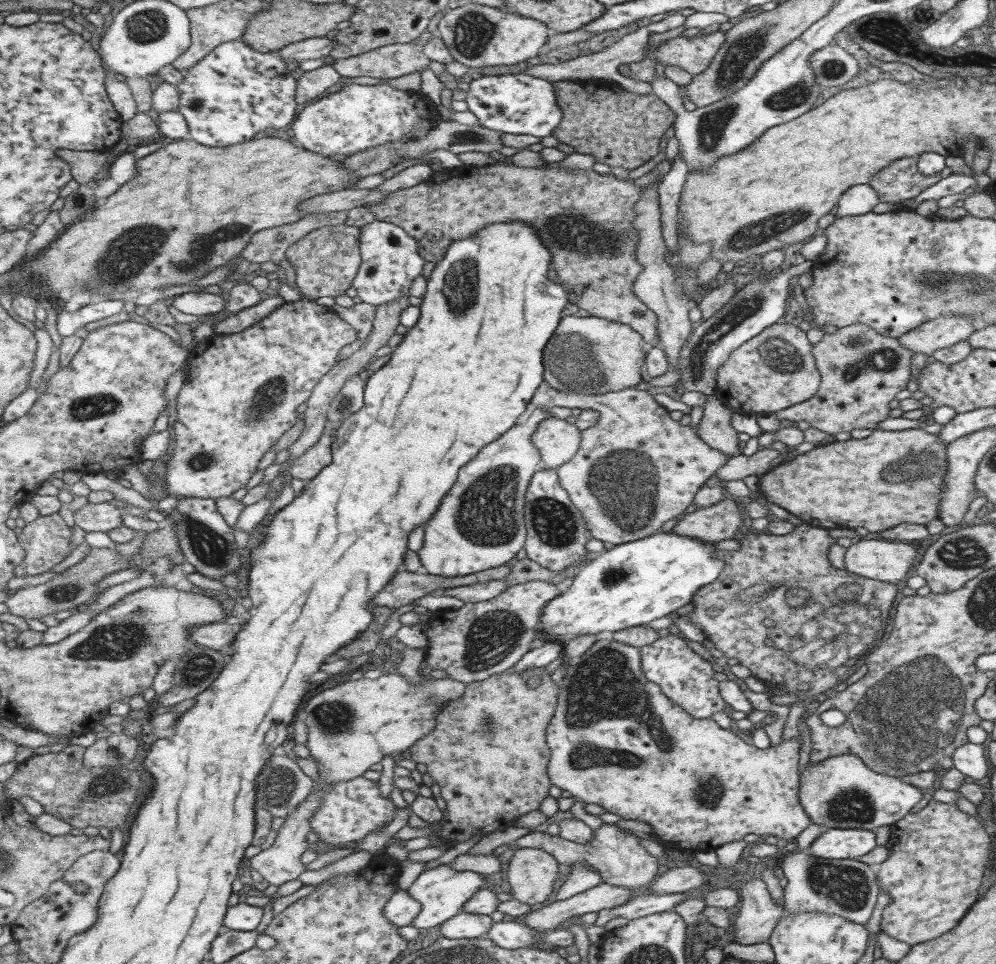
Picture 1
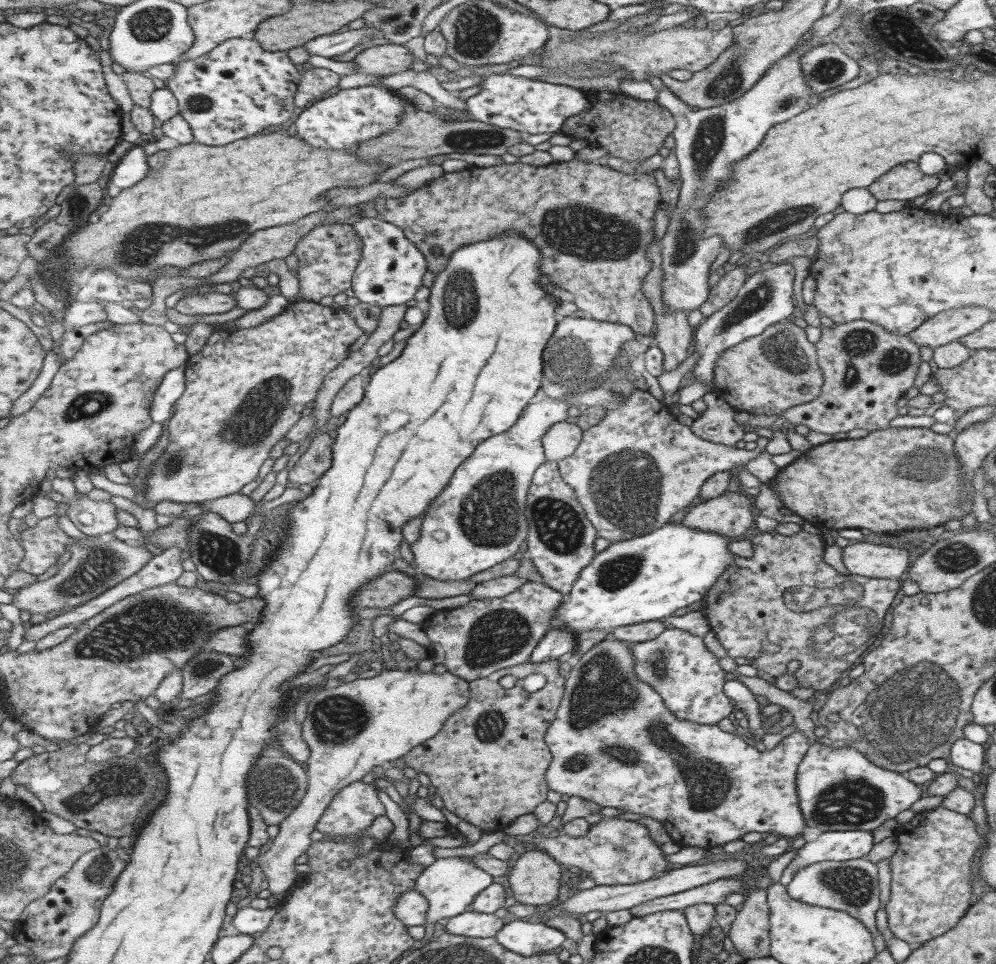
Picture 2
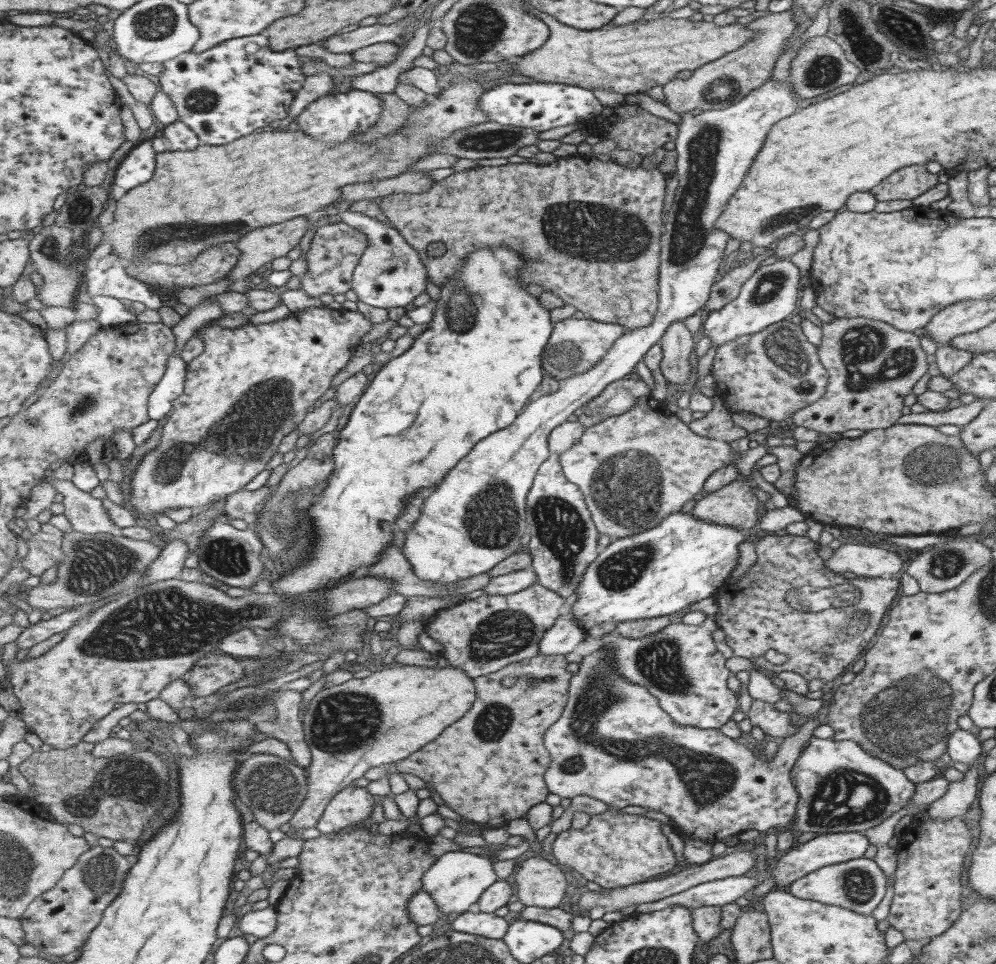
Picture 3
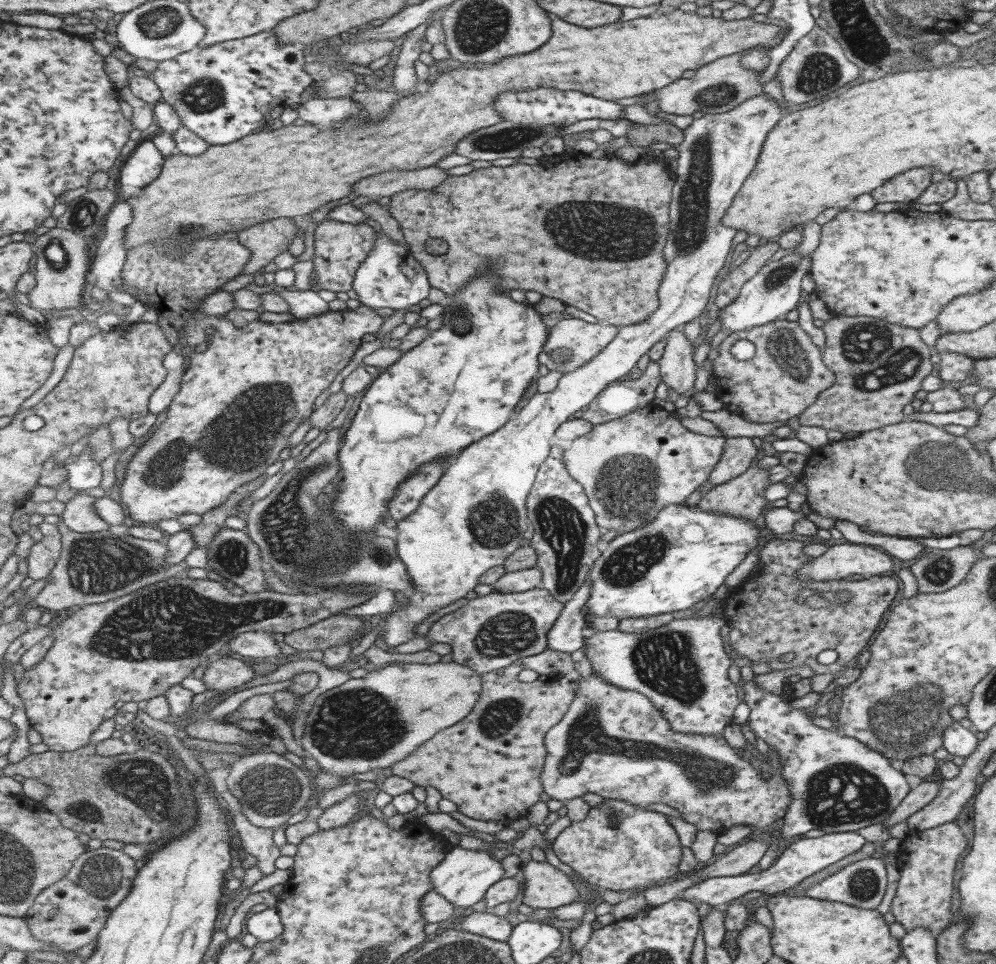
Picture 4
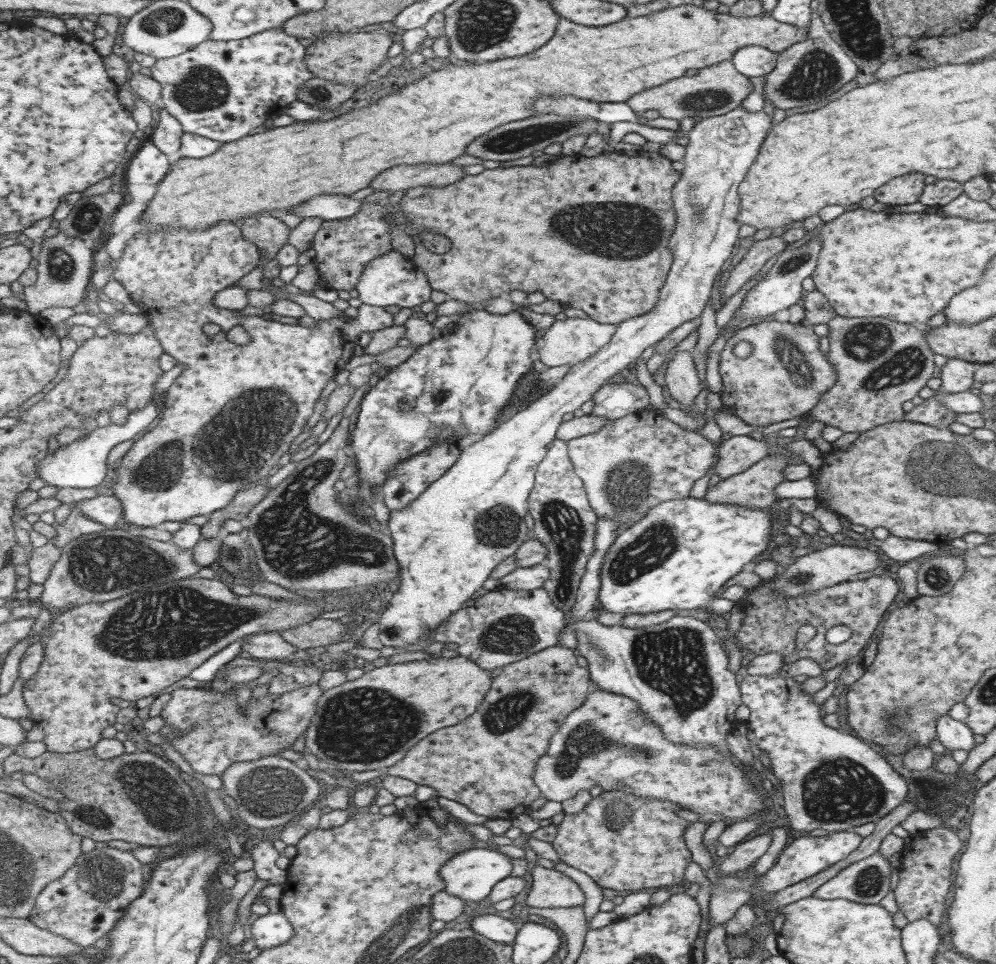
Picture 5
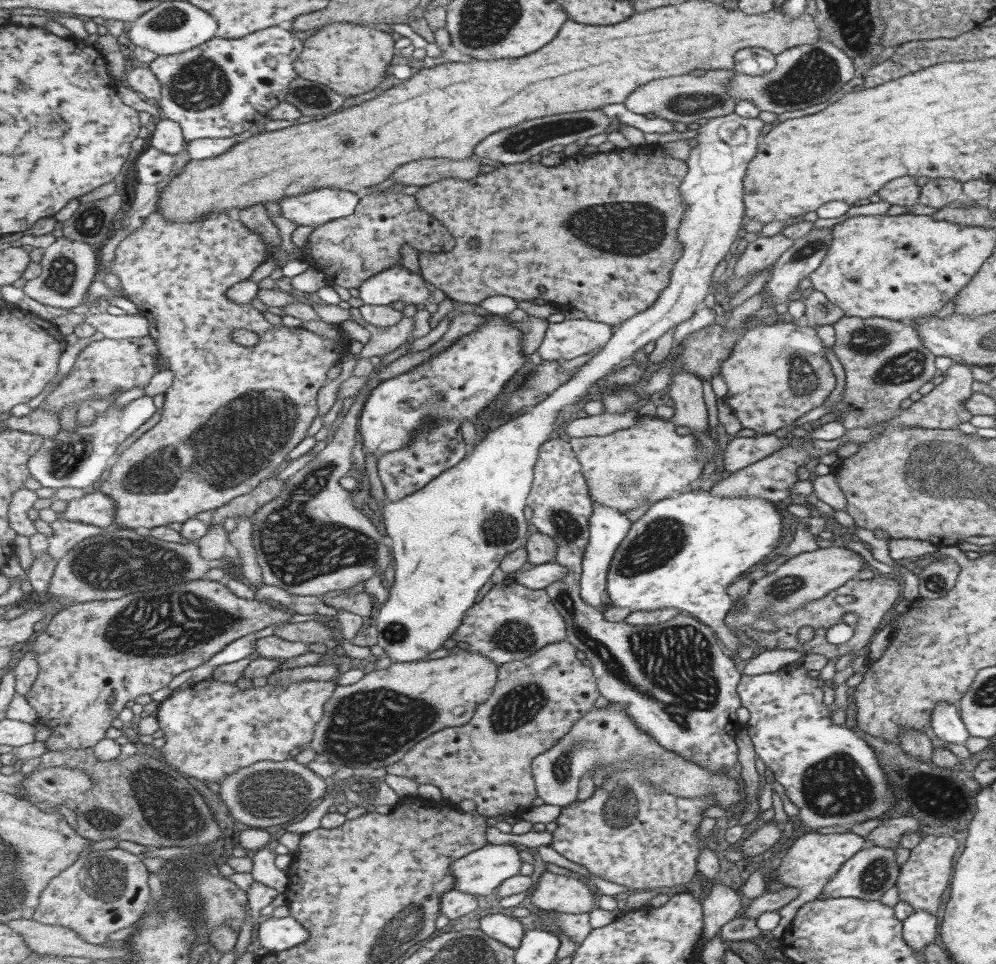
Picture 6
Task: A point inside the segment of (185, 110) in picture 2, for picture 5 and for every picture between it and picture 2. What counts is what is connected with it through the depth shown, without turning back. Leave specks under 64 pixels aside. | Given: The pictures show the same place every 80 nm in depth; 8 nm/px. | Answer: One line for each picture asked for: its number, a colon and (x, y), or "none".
3: (238, 88)
4: (224, 92)
5: (224, 90)

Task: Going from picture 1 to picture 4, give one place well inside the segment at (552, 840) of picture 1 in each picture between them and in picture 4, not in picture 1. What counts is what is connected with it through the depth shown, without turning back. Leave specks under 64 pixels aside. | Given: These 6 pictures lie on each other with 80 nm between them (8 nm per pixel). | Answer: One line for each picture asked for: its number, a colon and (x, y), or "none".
2: (613, 852)
3: (614, 850)
4: (621, 847)

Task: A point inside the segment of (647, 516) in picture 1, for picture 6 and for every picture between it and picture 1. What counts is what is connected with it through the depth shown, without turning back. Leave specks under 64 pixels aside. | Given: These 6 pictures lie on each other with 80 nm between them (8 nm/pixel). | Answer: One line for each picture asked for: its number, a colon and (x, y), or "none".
2: (638, 466)
3: (634, 469)
4: (631, 467)
5: (636, 462)
6: (647, 462)

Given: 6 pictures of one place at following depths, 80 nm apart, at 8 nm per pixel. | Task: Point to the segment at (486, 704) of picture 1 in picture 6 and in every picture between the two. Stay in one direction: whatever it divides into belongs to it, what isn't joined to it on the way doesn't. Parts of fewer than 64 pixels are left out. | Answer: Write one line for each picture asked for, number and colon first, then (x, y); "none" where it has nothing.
2: (488, 764)
3: (489, 767)
4: (489, 765)
5: (486, 762)
6: (489, 760)

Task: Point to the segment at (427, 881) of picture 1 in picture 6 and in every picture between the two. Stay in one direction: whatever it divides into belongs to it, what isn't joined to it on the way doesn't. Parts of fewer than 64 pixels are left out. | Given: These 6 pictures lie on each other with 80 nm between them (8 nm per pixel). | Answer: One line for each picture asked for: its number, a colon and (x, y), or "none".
2: (451, 885)
3: (458, 880)
4: (464, 878)
5: (472, 876)
6: (480, 873)

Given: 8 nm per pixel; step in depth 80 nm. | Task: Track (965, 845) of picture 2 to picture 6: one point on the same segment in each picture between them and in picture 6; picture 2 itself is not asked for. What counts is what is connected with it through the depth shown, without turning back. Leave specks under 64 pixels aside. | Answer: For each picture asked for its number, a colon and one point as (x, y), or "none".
3: (926, 899)
4: (926, 859)
5: (924, 875)
6: (921, 880)

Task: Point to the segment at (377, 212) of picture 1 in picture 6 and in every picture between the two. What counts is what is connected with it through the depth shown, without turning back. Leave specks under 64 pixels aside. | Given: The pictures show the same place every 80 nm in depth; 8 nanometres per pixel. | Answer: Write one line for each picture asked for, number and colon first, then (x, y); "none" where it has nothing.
2: (607, 216)
3: (611, 274)
4: (588, 231)
5: (591, 233)
6: (610, 271)

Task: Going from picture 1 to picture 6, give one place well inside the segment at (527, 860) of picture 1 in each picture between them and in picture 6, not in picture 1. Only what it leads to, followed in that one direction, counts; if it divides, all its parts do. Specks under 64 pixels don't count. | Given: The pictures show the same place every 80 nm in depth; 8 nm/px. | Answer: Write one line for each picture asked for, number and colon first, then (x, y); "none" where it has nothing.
2: (534, 879)
3: (538, 883)
4: (545, 887)
5: (549, 889)
6: (553, 892)

